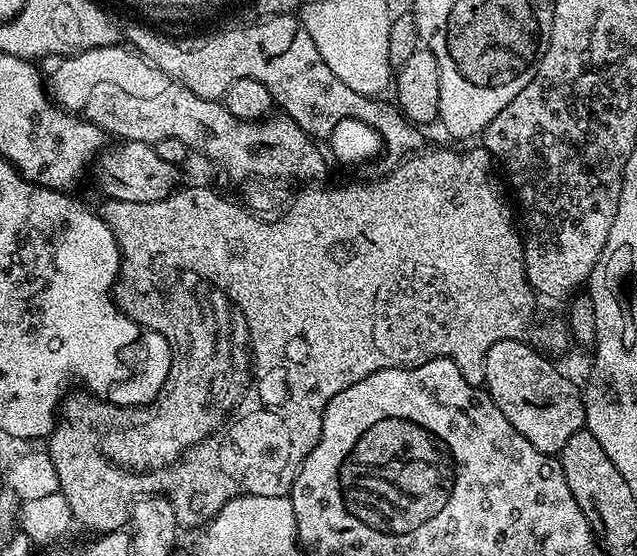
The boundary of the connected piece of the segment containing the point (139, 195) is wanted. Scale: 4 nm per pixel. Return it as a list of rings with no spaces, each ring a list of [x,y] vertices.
[[[125,140],[117,148],[105,147],[94,161],[96,184],[101,197],[126,202],[156,202],[166,199],[177,191],[177,165],[167,155],[159,156],[157,149],[146,142]]]

